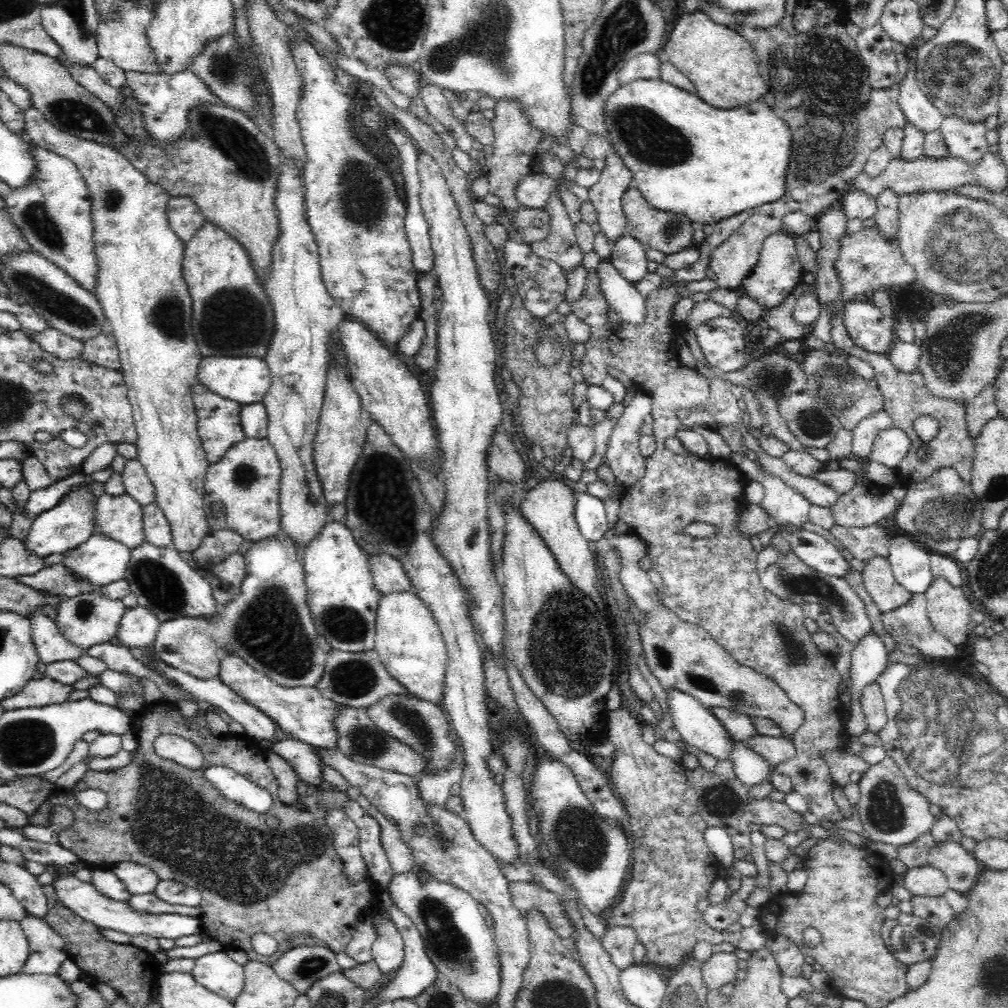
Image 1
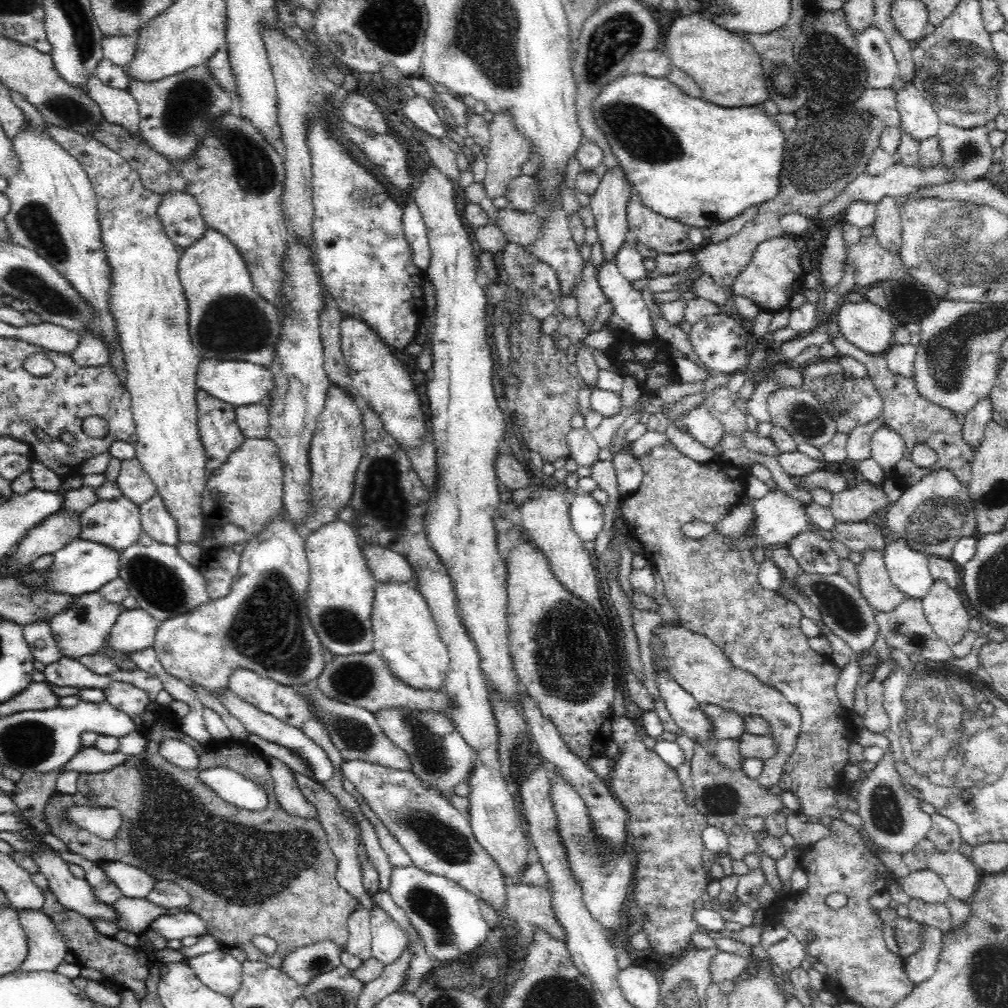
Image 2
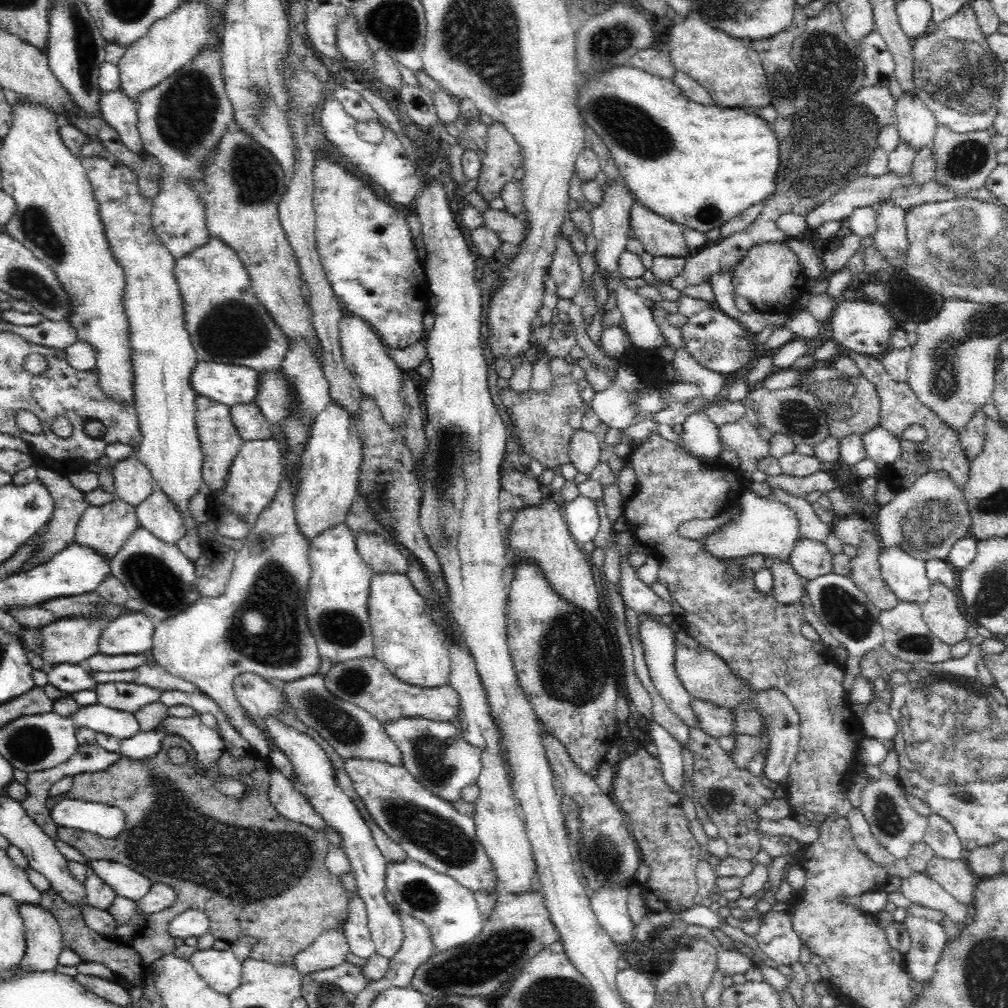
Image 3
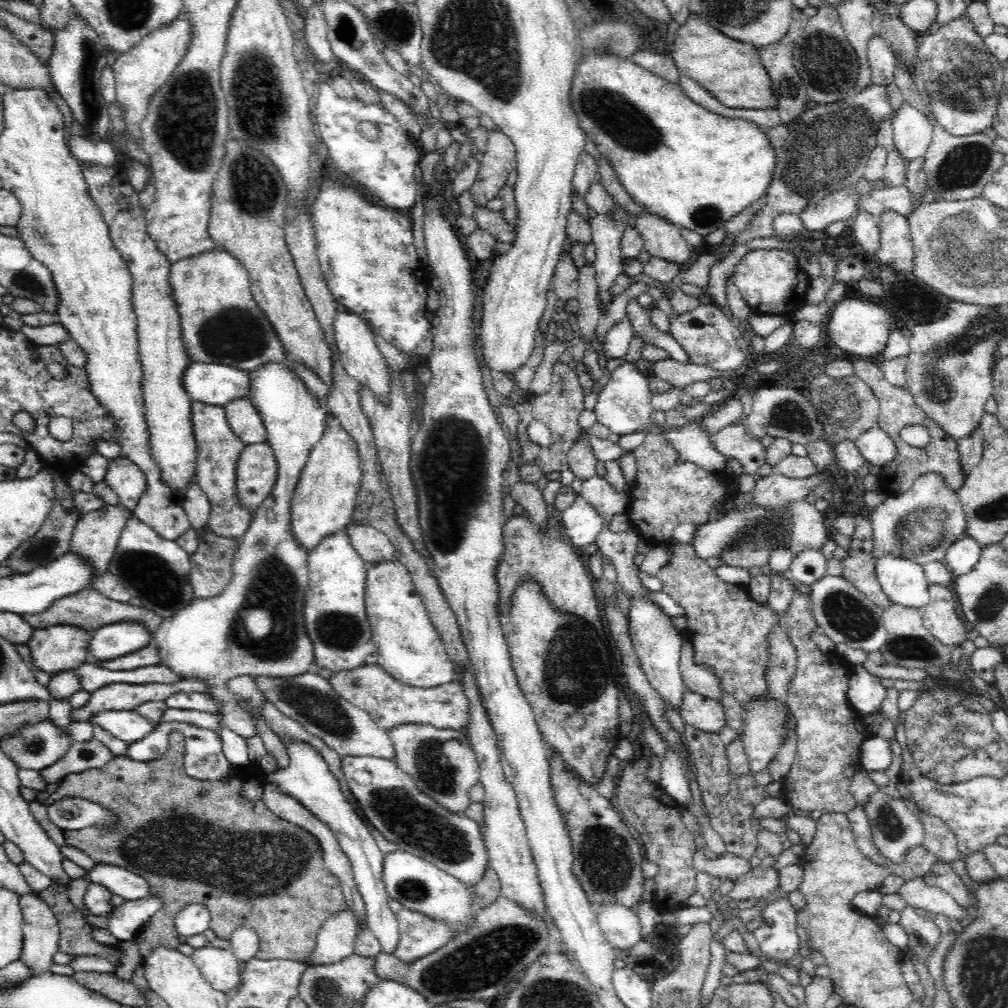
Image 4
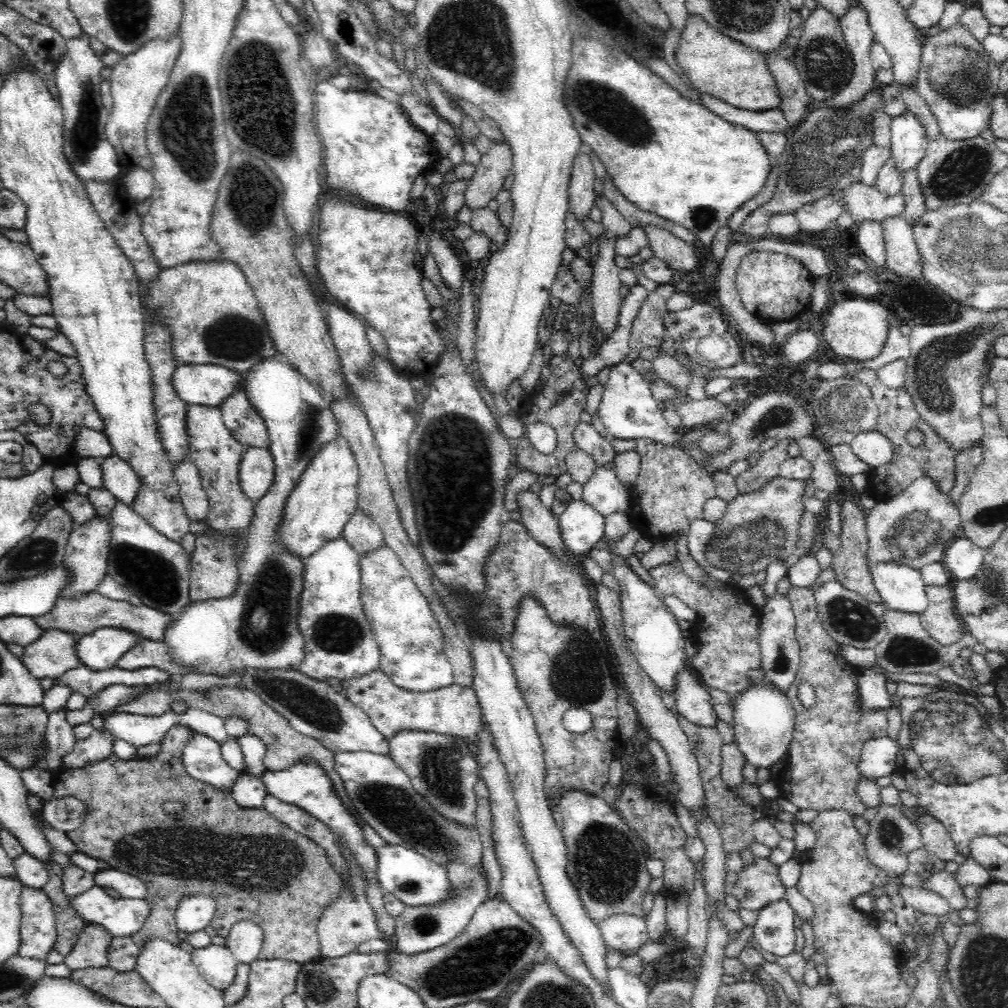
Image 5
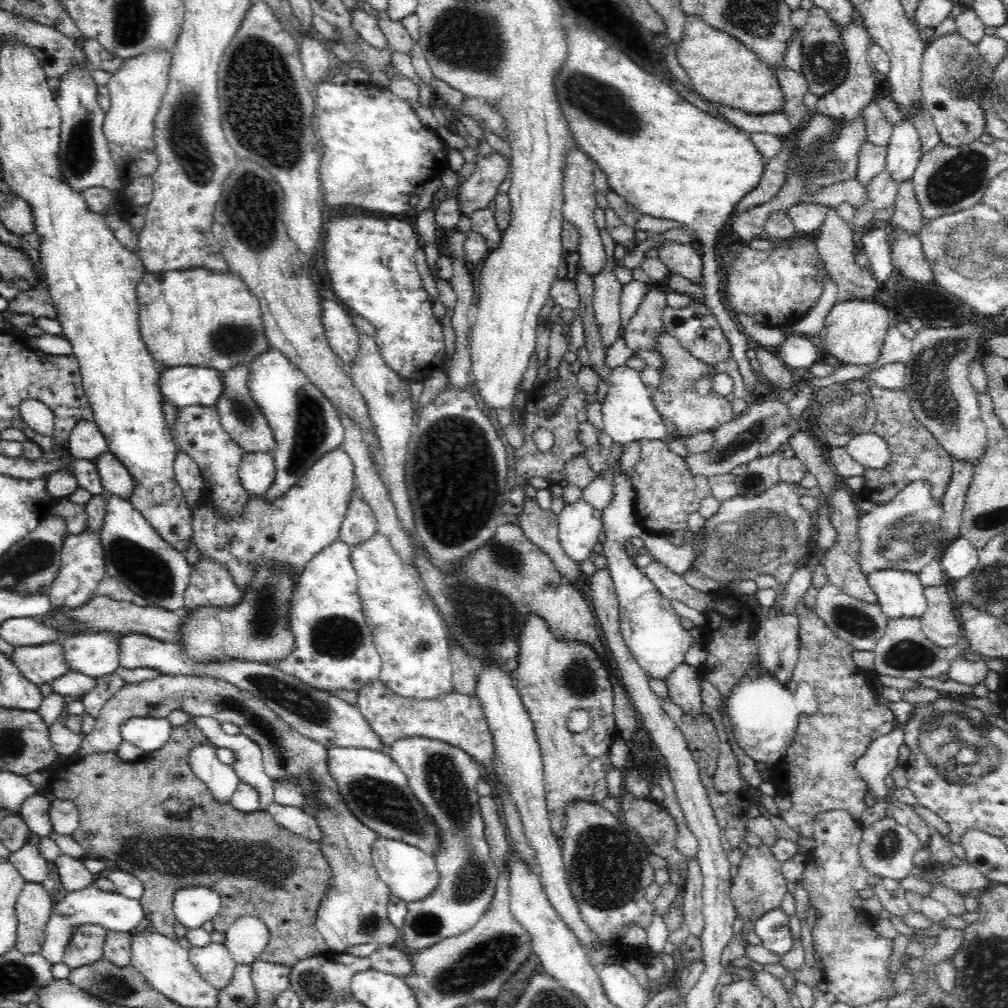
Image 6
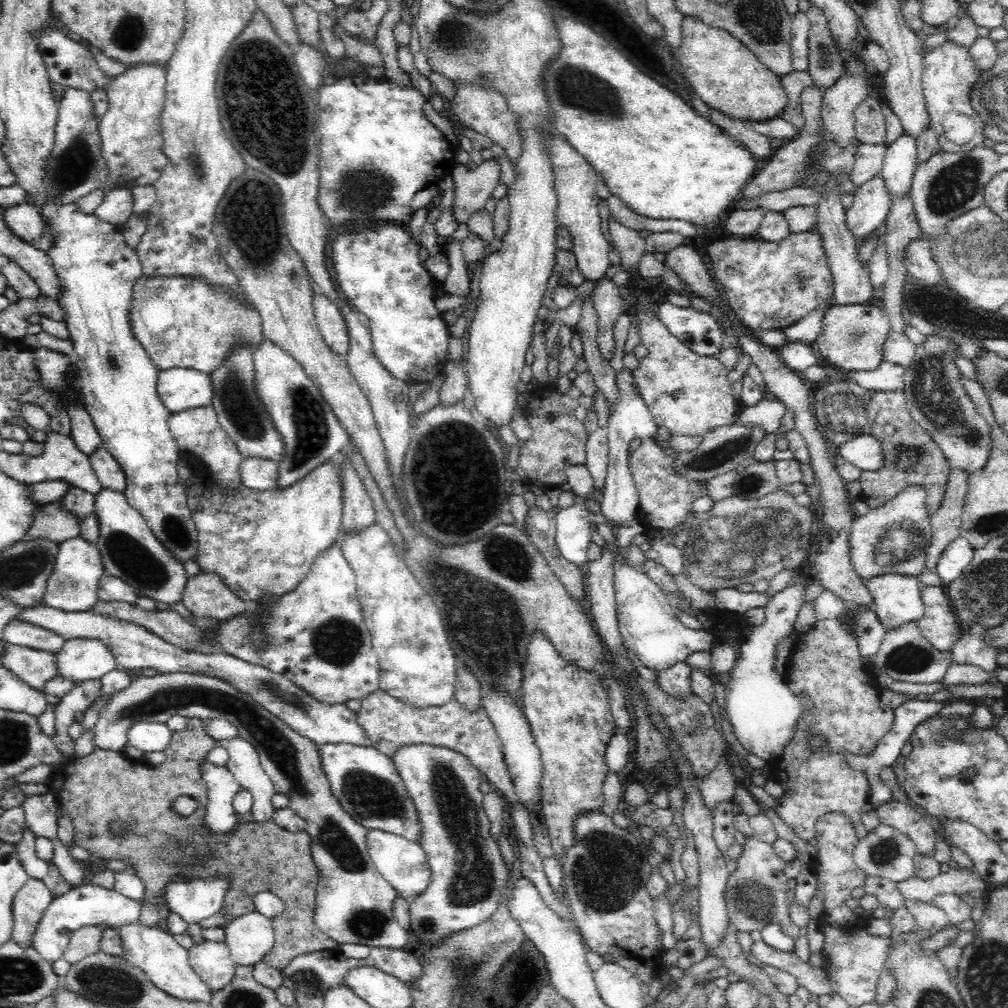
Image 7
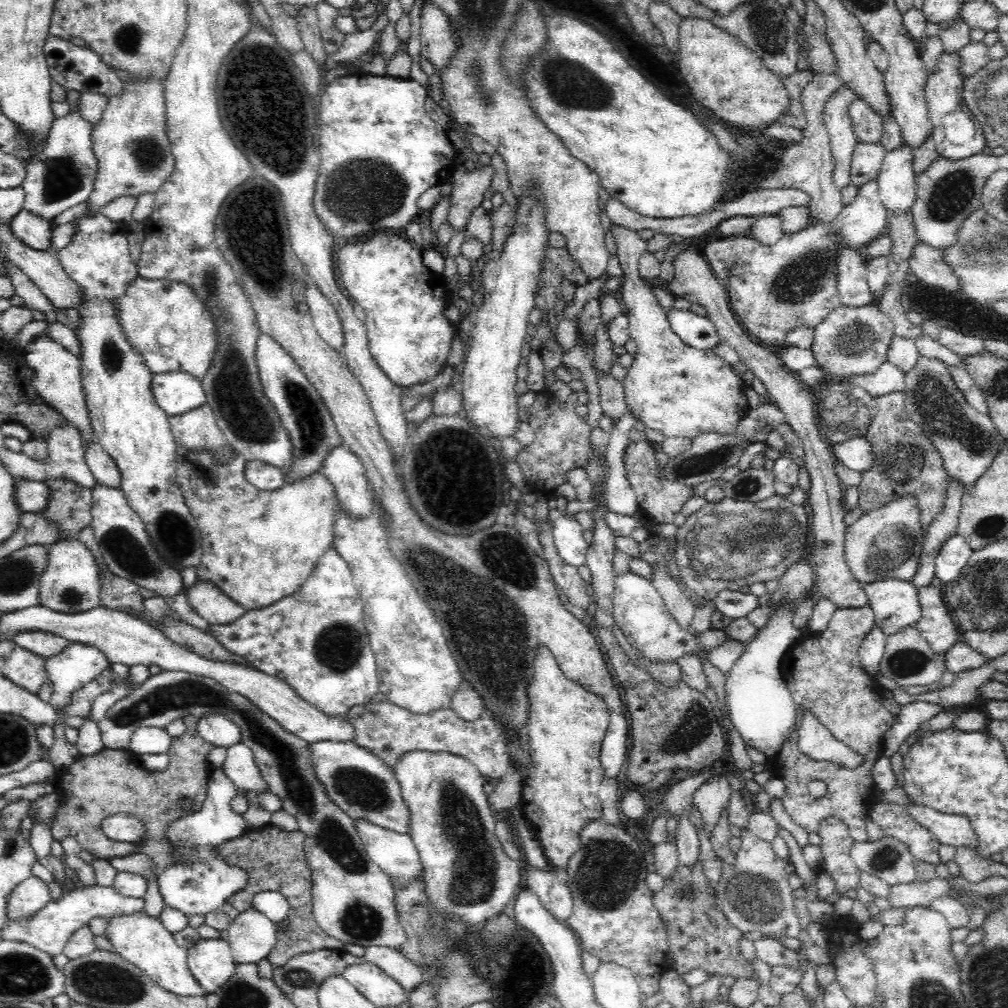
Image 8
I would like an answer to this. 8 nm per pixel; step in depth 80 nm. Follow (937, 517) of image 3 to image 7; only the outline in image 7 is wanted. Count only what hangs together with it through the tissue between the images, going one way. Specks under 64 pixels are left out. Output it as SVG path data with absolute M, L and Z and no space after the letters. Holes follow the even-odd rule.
M910 485L884 506L855 516L850 533L851 566L864 581L884 574L918 577L925 568L932 540L931 516L925 505L923 486Z

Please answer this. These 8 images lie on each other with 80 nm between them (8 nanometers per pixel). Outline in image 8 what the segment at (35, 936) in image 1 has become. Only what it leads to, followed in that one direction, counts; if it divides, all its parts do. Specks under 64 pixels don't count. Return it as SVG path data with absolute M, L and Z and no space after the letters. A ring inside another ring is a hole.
M31 875L12 890L7 901L7 913L12 921L27 922L43 906L52 902L51 892L46 882Z

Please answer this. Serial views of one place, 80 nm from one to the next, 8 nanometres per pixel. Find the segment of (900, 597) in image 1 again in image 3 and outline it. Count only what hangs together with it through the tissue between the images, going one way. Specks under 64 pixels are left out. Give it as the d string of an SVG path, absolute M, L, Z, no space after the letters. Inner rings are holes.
M862 533L862 542L857 546L858 556L852 560L852 580L860 587L866 598L878 610L892 610L898 603L896 597L885 584L879 569L878 541L872 533Z

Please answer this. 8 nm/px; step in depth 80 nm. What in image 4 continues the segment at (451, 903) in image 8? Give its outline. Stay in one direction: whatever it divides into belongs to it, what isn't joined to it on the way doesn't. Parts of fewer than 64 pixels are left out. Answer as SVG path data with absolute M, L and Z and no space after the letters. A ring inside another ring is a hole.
M402 724L387 731L396 749L396 763L415 782L416 787L450 813L464 813L471 800L469 791L479 783L480 763L466 732L435 728L426 724ZM404 907L396 915L400 938L393 955L402 963L413 963L450 941L449 926L444 921L432 921L426 915Z

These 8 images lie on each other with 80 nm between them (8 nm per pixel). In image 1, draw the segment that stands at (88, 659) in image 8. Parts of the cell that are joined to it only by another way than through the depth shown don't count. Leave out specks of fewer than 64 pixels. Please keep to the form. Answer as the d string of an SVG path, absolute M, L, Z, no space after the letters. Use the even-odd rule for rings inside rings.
M137 605L126 609L116 636L132 648L151 647L160 625L160 620L151 610Z

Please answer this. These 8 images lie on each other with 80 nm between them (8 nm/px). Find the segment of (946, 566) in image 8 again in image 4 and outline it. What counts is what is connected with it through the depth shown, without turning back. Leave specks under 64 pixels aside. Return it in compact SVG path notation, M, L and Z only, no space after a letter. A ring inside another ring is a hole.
M962 536L950 545L943 563L950 572L962 576L978 562L983 548L972 537Z

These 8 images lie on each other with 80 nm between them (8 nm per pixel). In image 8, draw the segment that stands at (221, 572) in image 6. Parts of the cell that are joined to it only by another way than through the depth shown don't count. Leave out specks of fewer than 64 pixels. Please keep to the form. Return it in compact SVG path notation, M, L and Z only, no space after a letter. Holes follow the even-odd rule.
M197 579L191 586L188 585L185 597L188 604L209 624L232 624L247 612L246 608L206 580Z

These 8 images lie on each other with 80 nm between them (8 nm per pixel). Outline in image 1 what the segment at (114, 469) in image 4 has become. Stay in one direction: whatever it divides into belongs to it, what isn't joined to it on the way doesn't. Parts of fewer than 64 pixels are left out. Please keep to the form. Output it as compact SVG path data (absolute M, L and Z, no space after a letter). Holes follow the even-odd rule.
M138 460L126 461L126 466L121 472L123 486L136 502L143 507L155 502L155 488L147 475L144 465Z

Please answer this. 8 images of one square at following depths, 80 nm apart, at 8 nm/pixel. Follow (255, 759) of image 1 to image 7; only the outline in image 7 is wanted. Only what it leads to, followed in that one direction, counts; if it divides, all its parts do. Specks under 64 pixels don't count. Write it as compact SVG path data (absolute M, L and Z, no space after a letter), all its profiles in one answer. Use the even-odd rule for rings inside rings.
M189 718L187 725L182 728L182 730L176 730L176 732L171 733L172 739L166 746L166 749L163 751L165 762L162 762L162 765L156 767L150 767L144 764L142 761L136 761L134 759L127 758L121 751L112 751L112 750L100 750L95 749L84 756L83 758L75 758L71 761L68 761L62 766L57 766L51 781L47 784L48 791L53 792L57 797L58 804L60 804L64 809L64 814L67 814L67 817L71 818L71 821L74 822L74 843L82 848L85 848L88 853L96 858L101 858L103 861L108 860L120 860L124 864L128 865L128 868L131 868L130 871L134 872L138 878L141 878L141 882L144 886L144 897L140 900L142 905L152 903L156 905L158 909L158 922L156 926L161 927L163 931L169 932L168 917L172 913L169 909L166 899L166 886L170 883L176 876L196 876L198 879L202 879L205 876L216 876L216 875L225 875L227 880L229 880L229 890L225 895L223 905L221 906L222 917L224 917L224 924L222 928L226 928L231 920L238 918L246 913L251 913L256 911L254 901L254 896L260 894L260 892L270 892L274 896L278 896L284 903L284 912L274 916L274 918L268 918L271 920L272 930L274 931L274 944L267 954L262 956L261 960L264 961L268 966L272 968L278 968L284 970L293 958L296 958L298 955L310 954L315 951L321 951L326 949L337 950L338 946L334 942L334 939L328 938L322 931L316 926L314 916L316 894L318 894L318 882L319 882L319 870L315 865L313 854L311 853L311 836L308 833L292 833L286 830L283 830L280 826L276 825L272 819L266 820L265 822L256 822L250 817L238 816L239 822L235 828L226 833L224 836L207 836L206 833L200 832L198 827L200 823L203 822L203 818L207 812L207 799L208 799L208 790L206 789L204 780L201 776L201 764L204 757L207 755L213 754L214 749L217 746L217 741L213 738L210 738L210 733L206 731L205 724L203 719L199 718ZM112 822L119 822L121 830L118 833L112 831Z

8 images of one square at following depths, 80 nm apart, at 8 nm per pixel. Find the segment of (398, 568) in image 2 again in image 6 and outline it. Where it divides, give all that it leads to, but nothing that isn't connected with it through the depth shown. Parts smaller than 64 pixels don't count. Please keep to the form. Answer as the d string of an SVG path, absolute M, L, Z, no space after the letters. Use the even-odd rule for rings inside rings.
M355 490L348 512L339 530L339 539L351 549L372 538L378 533L377 520L372 509L360 499L360 492Z

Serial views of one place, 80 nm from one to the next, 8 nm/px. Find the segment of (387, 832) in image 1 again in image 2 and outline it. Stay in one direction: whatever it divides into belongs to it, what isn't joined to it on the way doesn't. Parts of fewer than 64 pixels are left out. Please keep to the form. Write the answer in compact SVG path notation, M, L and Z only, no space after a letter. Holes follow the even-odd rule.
M344 779L344 789L356 799L364 816L374 825L381 847L385 850L392 866L405 867L412 865L411 856L404 850L404 847L399 843L399 840L386 829L384 823L382 823L374 811L370 809L370 805L347 779Z

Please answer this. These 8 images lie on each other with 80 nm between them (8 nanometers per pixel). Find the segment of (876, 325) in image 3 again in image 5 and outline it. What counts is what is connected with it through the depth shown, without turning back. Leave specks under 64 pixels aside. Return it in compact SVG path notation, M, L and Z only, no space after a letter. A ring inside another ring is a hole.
M844 297L833 302L826 310L828 318L824 322L824 330L819 330L828 346L840 356L848 356L856 361L865 361L877 357L884 349L890 324L887 322L890 314L884 306L869 299Z

